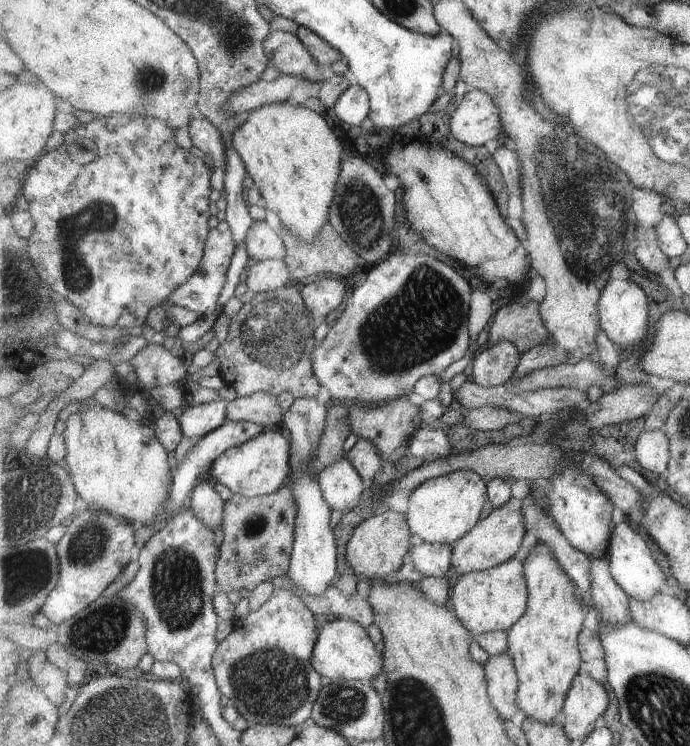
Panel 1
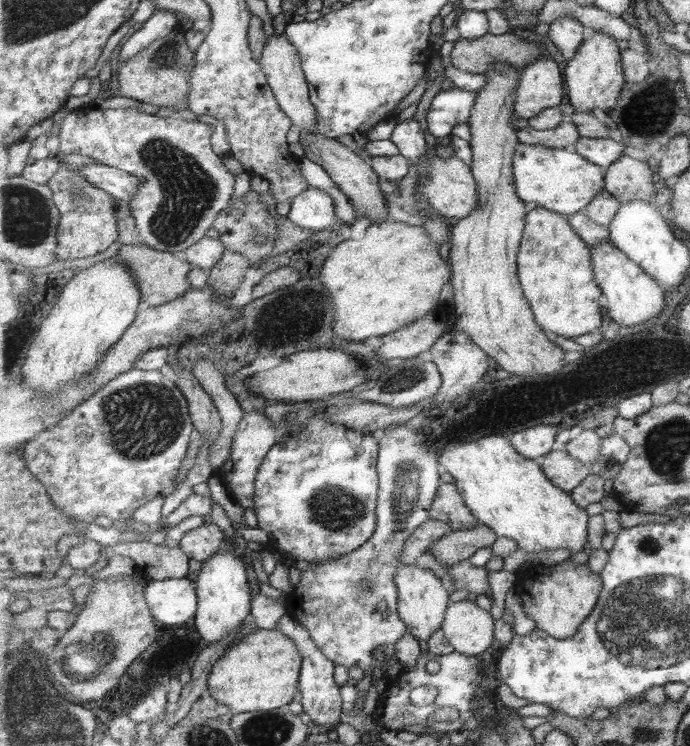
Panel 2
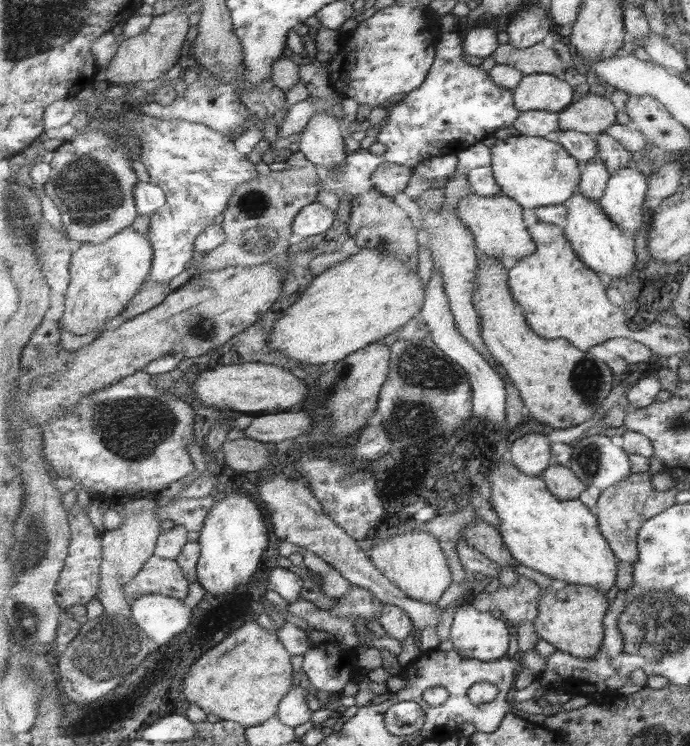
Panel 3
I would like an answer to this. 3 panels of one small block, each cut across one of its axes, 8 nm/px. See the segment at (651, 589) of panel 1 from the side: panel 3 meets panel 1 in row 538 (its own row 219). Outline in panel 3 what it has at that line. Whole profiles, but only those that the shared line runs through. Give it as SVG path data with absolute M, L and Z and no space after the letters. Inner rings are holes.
M630 165L610 176L600 200L603 211L628 234L641 230L645 222L645 200L650 183L648 173Z

